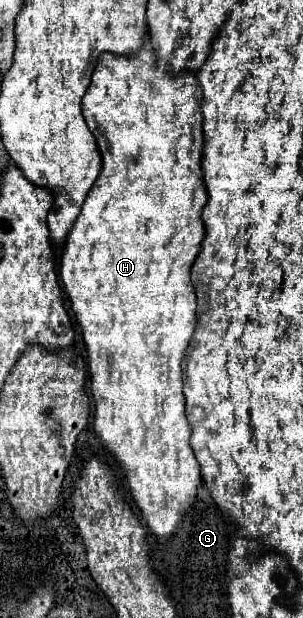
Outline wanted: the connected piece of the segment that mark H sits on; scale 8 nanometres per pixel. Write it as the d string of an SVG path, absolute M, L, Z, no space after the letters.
M146 35L146 41L142 49L132 55L112 55L104 53L98 57L96 69L92 73L92 83L82 99L82 113L86 119L86 125L90 127L92 135L96 137L100 155L102 155L102 169L98 179L94 181L92 189L88 191L88 197L84 199L82 211L78 219L74 221L72 229L66 235L66 245L64 245L64 255L60 261L60 279L66 287L66 293L72 303L72 311L76 313L76 319L80 323L86 351L88 351L88 365L90 365L90 387L92 387L92 397L96 405L96 419L94 427L96 433L100 435L104 447L116 457L120 467L124 469L124 475L128 479L130 493L134 497L134 503L140 507L142 517L146 519L150 531L158 539L170 537L180 521L182 513L186 513L196 497L196 489L200 485L200 467L194 457L194 451L190 447L190 423L184 415L184 395L182 395L182 357L184 351L192 339L194 325L196 325L196 295L194 287L190 283L190 267L194 259L200 253L202 241L204 241L204 223L202 223L202 209L208 201L206 185L204 185L204 173L202 173L202 149L204 149L204 133L202 133L202 109L200 109L200 87L196 83L196 75L192 71L162 71L156 61L154 47L150 43L150 37Z

